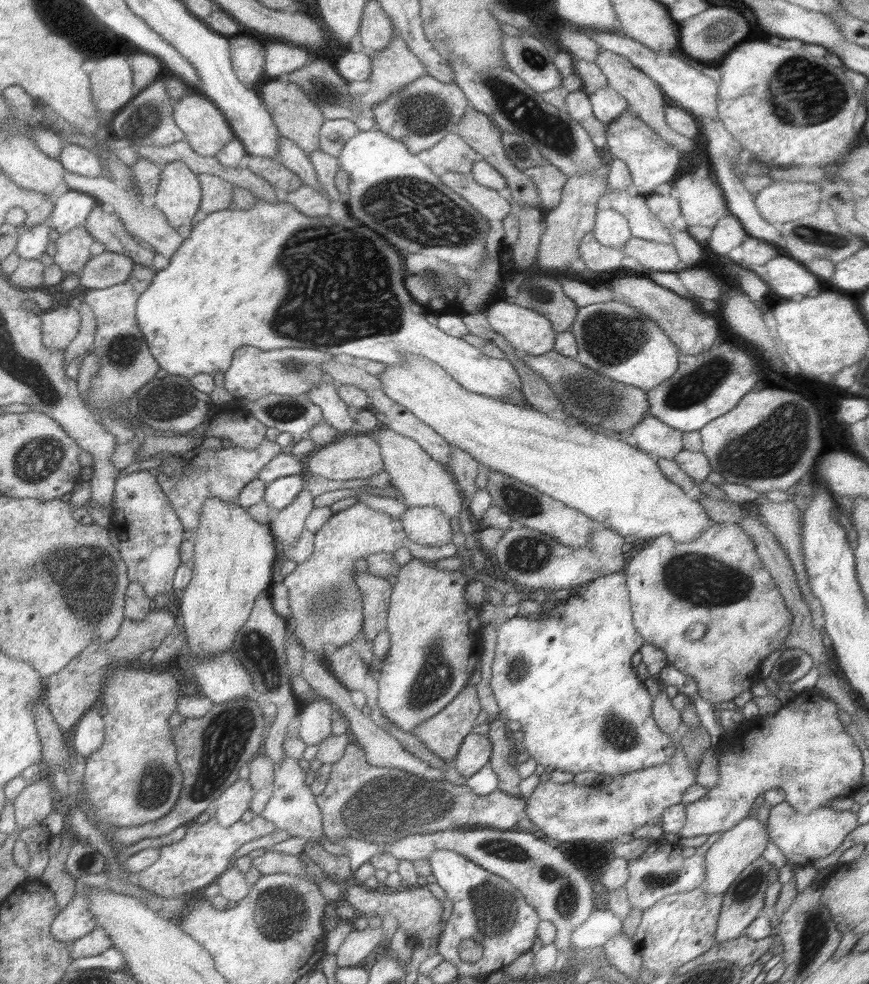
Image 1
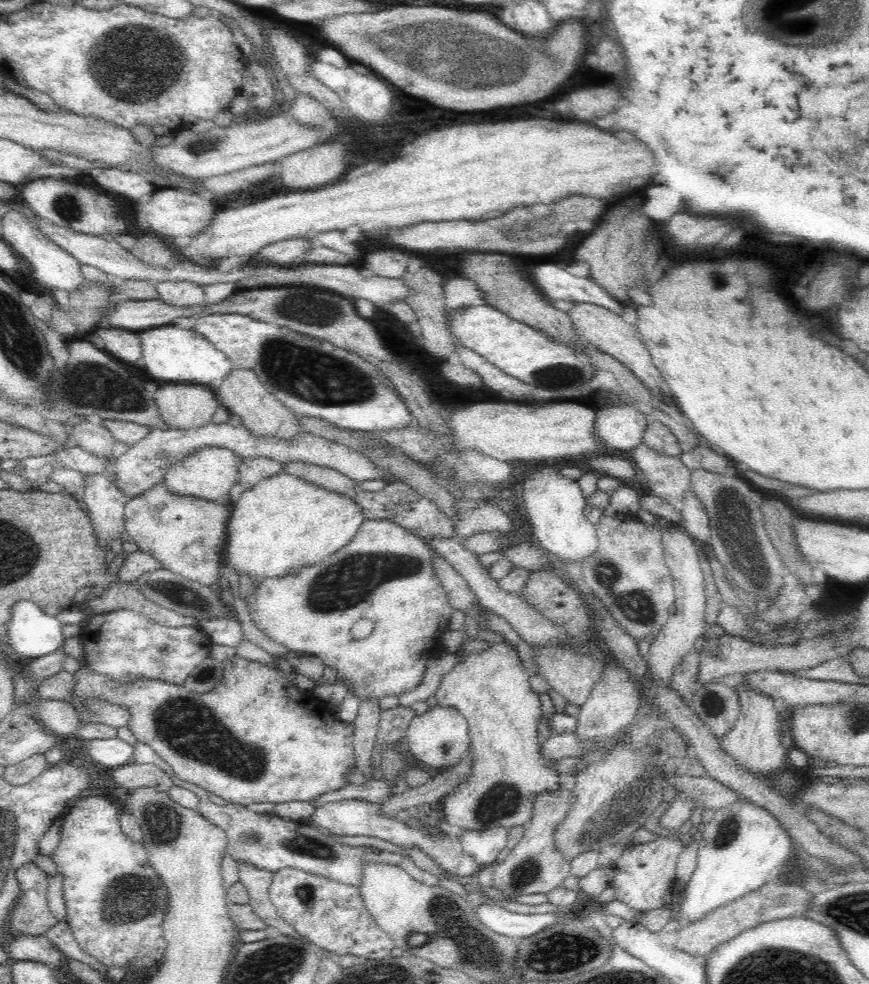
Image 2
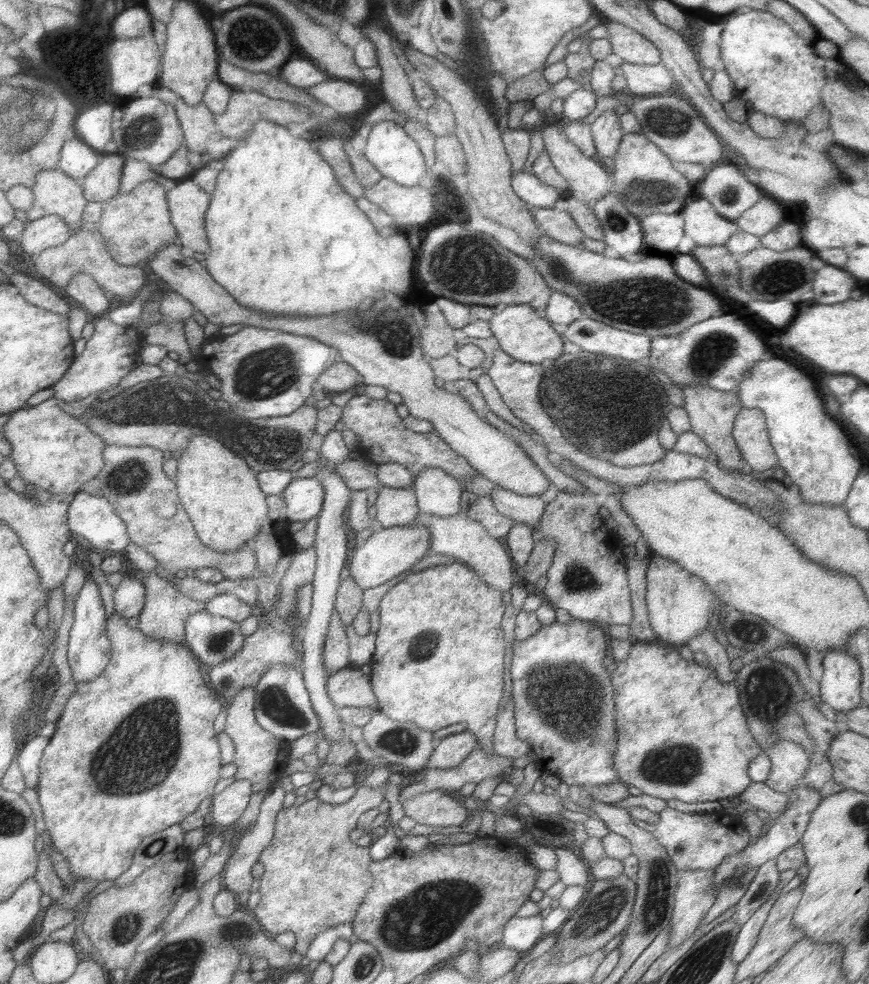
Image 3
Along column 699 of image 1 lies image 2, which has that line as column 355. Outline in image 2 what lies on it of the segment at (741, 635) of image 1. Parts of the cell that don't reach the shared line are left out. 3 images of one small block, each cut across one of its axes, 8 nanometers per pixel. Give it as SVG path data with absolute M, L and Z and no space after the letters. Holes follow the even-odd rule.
M364 520L356 536L324 562L308 566L298 574L258 582L248 606L252 618L264 634L268 634L274 642L284 644L290 652L318 656L326 666L336 668L340 682L358 700L380 700L384 696L400 698L404 692L422 684L428 662L438 658L440 652L446 652L442 646L444 634L450 630L450 620L456 610L448 600L444 584L436 576L432 556L436 556L436 552L428 546L428 542L414 536L400 524L390 520ZM364 580L368 582L366 588L362 586ZM362 618L370 618L374 622L374 630L370 636L358 640L350 630Z

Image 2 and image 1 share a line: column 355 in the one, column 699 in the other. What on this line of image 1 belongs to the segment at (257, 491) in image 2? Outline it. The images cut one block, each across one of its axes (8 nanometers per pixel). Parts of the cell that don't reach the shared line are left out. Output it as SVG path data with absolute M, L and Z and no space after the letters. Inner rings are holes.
M407 356L407 364L389 366L379 374L383 392L411 412L417 420L431 426L437 436L441 436L449 446L461 448L465 454L475 458L481 466L513 476L515 480L537 488L539 492L551 496L553 500L563 502L569 508L579 510L591 520L601 522L599 526L615 530L617 534L633 536L635 540L655 540L657 536L671 536L673 542L685 544L701 536L715 522L709 518L709 512L695 498L687 498L683 488L673 484L663 476L659 464L653 456L645 454L639 448L629 446L627 442L607 438L585 430L583 426L567 426L551 414L537 412L533 408L521 408L507 404L503 400L481 396L461 388L453 378L449 378L437 364L427 362L419 356Z

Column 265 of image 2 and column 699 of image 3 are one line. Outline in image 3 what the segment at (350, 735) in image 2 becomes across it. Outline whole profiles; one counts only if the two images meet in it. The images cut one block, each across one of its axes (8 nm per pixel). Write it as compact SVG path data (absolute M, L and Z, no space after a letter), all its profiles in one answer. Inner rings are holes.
M633 642L627 656L625 660L617 660L611 672L617 722L613 768L619 782L665 802L681 800L685 804L703 804L739 796L751 784L749 762L761 754L763 748L749 732L735 680L723 684L709 664L697 666L693 660L683 660L675 646L663 642Z

